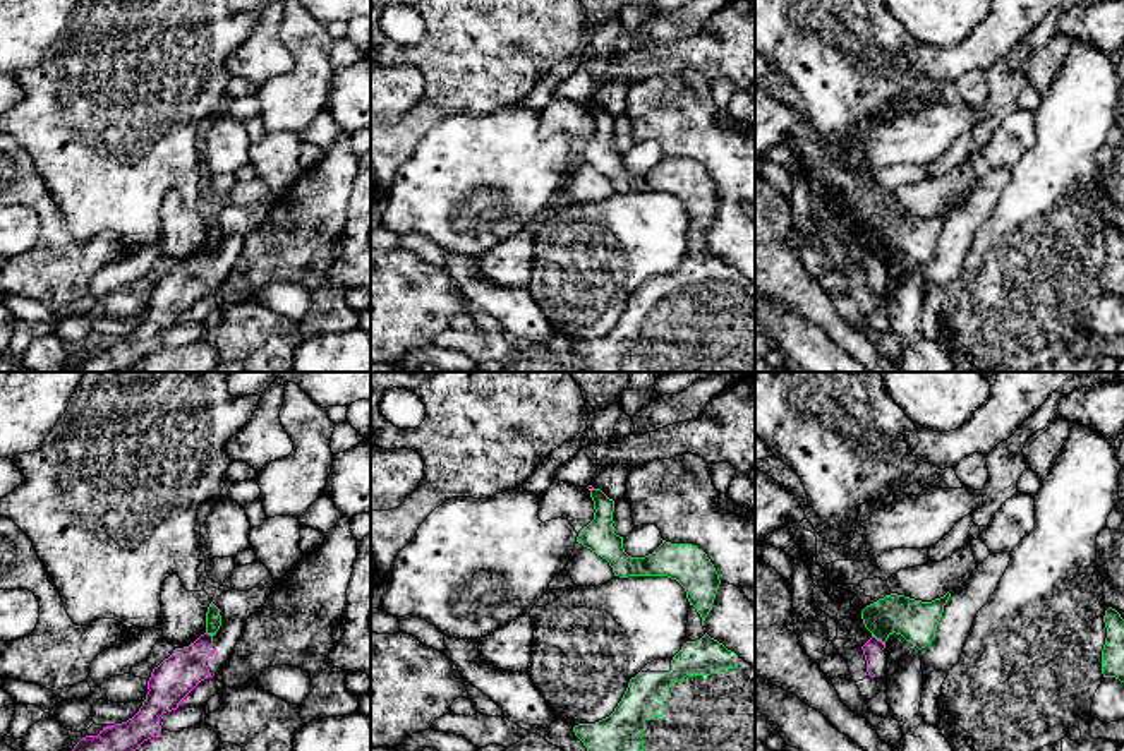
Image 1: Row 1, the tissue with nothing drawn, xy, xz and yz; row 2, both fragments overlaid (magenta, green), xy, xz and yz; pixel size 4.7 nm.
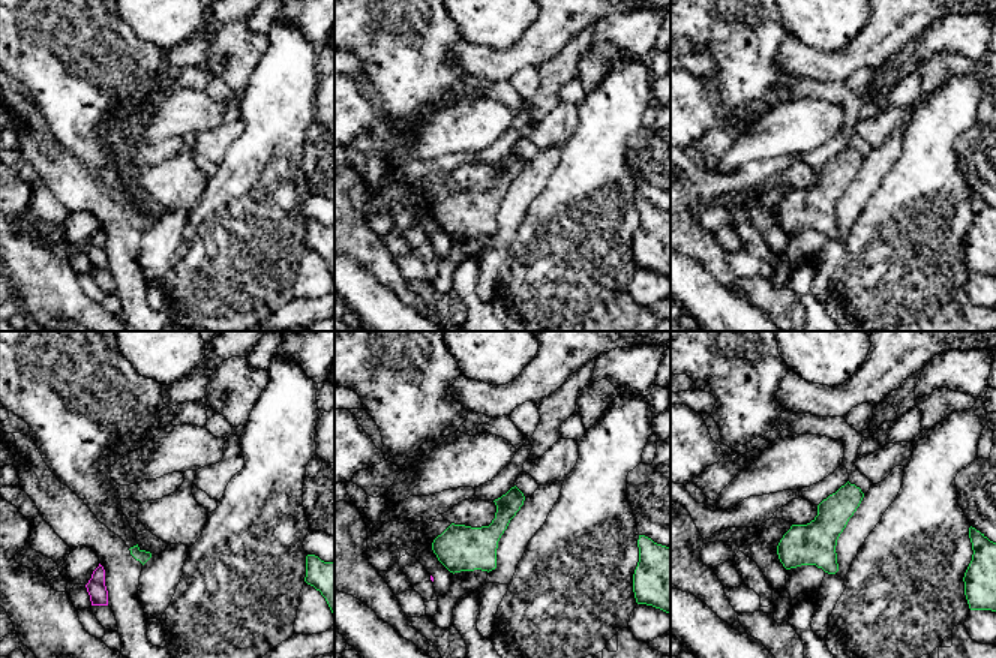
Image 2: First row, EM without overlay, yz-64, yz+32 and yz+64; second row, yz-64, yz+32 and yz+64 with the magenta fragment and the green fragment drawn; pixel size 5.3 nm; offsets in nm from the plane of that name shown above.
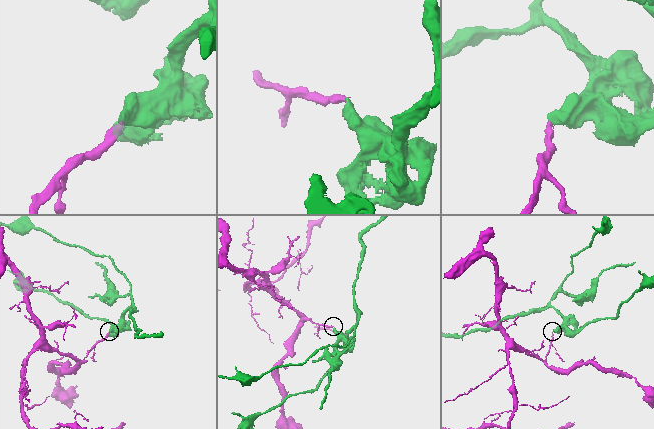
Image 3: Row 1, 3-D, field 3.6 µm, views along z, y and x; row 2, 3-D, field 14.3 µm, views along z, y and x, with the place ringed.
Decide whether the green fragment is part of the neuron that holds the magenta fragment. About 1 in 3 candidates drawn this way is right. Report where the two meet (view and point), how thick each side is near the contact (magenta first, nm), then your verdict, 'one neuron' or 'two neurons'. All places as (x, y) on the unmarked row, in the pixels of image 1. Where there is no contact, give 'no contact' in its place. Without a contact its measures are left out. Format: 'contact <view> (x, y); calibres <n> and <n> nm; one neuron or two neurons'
contact yz (879, 256); calibres 80 and 190 nm; two neurons

